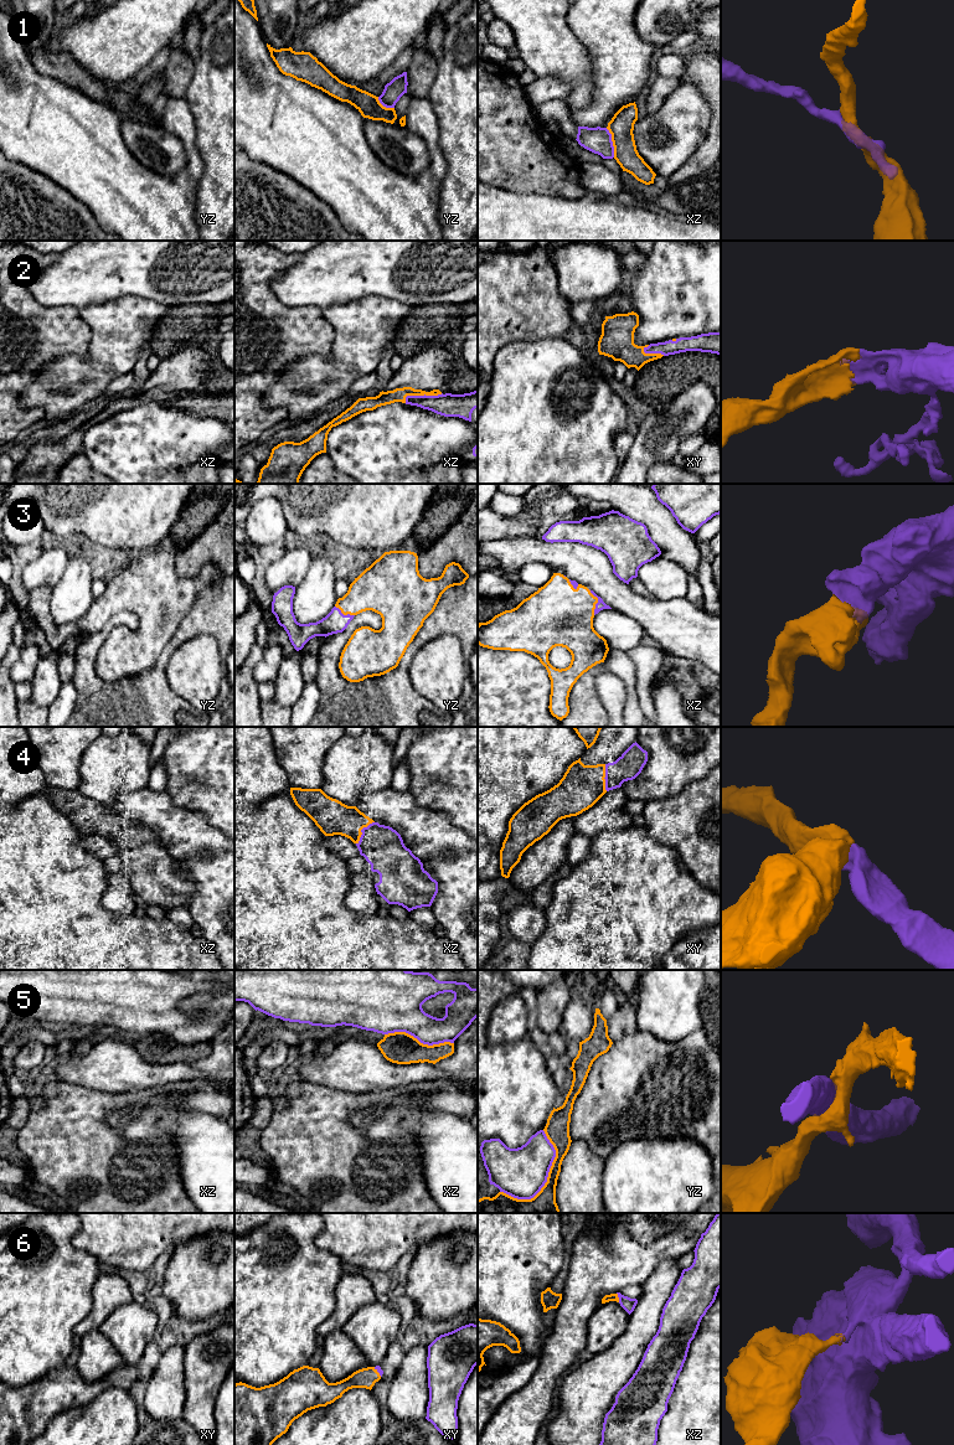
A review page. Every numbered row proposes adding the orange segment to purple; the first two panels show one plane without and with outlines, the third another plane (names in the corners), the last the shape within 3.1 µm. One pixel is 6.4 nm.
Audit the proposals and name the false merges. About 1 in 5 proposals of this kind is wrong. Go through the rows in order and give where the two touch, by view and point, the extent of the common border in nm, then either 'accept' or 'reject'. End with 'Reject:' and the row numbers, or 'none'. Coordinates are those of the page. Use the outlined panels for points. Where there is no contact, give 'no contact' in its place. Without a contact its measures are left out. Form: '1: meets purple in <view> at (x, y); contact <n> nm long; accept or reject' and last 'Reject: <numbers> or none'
1: meets purple in xz at (612, 143); contact 200 nm long; reject
2: meets purple in xz at (421, 396); contact 260 nm long; accept
3: meets purple in xz at (598, 602); contact 170 nm long; accept
4: meets purple in xz at (361, 831); contact 190 nm long; accept
5: meets purple in yz at (546, 1180); contact 500 nm long; reject
6: meets purple in xz at (618, 1296); contact 70 nm long; accept
Reject: 1, 5

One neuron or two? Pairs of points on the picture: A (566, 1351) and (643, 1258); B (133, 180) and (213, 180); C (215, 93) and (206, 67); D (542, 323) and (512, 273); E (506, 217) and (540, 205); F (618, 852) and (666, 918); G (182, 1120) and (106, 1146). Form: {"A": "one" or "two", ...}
{"A": "one", "B": "two", "C": "one", "D": "one", "E": "one", "F": "one", "G": "two"}

